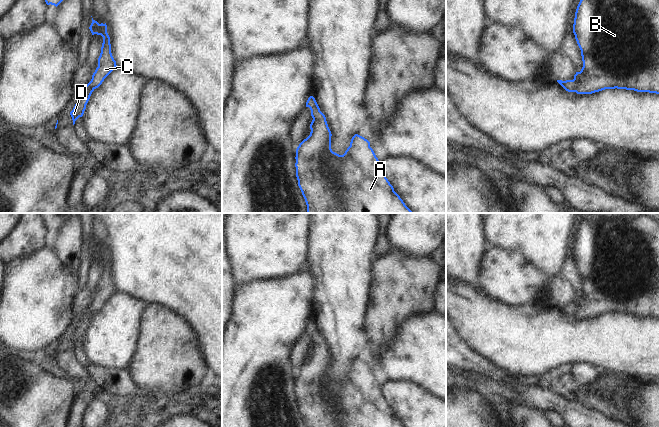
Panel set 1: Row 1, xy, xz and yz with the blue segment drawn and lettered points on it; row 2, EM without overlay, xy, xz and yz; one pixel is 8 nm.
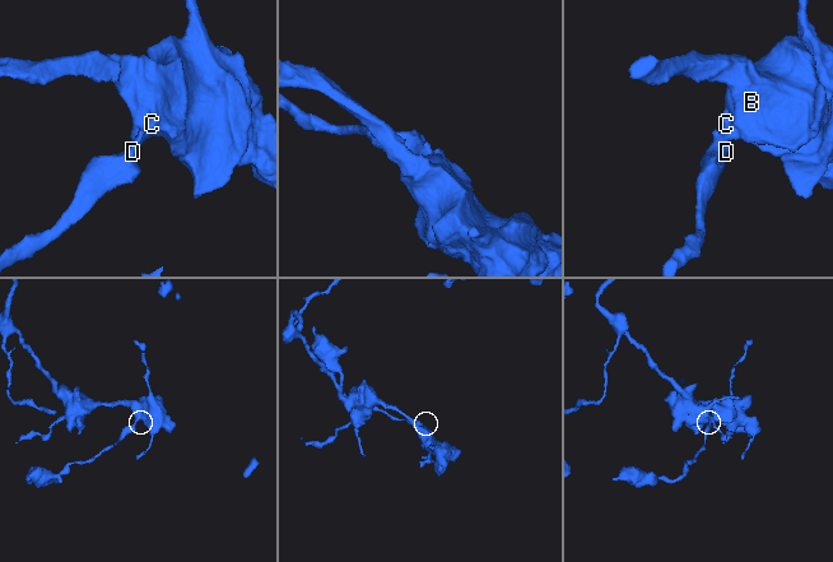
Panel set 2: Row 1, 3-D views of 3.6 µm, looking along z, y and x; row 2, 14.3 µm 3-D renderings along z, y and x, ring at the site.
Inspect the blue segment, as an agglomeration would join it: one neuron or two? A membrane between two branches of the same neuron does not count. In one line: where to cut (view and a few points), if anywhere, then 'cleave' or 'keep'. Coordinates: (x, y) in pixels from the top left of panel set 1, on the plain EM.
no cut; keep

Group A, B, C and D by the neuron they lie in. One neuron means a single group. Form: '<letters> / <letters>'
A B C D

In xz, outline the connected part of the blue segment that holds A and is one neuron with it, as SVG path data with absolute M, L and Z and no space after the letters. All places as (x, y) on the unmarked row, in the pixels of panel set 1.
M313 320L306 326L313 342L310 359L296 373L296 401L306 427L404 427L382 395L370 366L355 358L343 379L331 373L331 355Z

